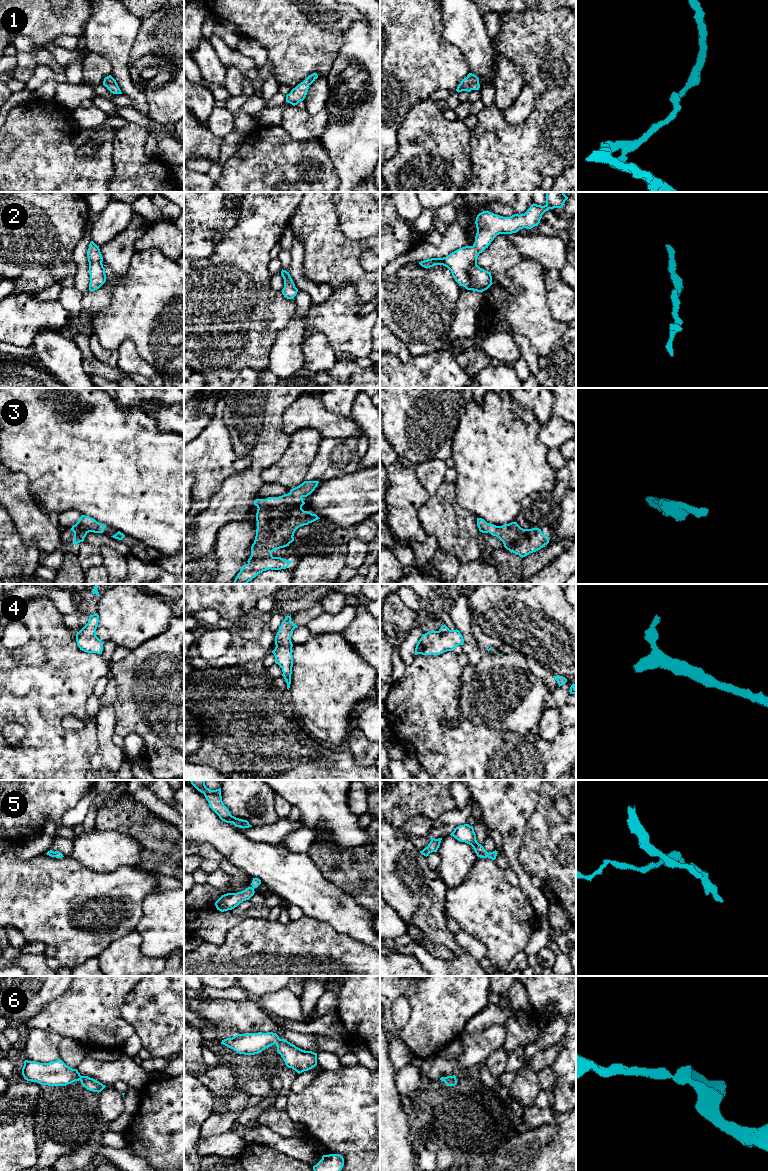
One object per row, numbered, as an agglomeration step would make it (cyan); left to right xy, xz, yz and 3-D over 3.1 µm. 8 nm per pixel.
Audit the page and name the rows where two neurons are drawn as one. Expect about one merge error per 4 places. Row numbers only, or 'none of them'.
none of them

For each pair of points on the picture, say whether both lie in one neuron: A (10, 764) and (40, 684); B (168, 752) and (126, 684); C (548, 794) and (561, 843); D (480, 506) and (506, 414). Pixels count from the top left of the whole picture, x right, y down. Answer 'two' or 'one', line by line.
A: one
B: one
C: one
D: one

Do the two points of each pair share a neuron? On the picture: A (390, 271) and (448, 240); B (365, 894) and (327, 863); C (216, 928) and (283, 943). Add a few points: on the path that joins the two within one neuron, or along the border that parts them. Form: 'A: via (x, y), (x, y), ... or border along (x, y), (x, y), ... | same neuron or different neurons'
A: via (405, 259), (424, 251), (434, 251) | same neuron
B: via (356, 885), (336, 865) | same neuron
C: border along (248, 918), (238, 922), (222, 943), (207, 942) | different neurons

